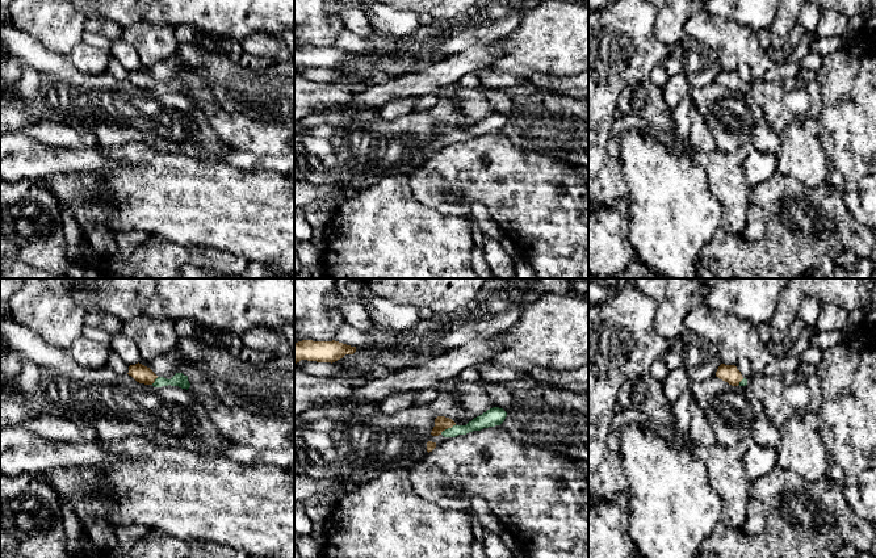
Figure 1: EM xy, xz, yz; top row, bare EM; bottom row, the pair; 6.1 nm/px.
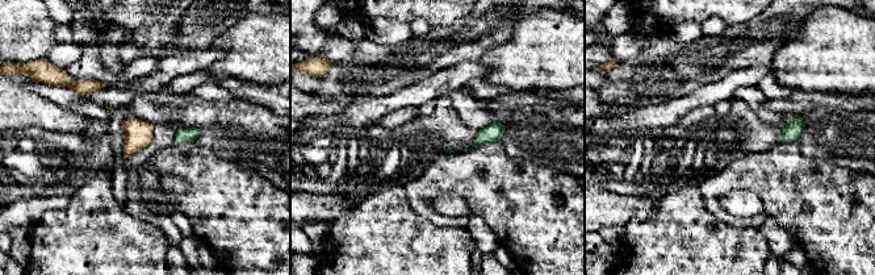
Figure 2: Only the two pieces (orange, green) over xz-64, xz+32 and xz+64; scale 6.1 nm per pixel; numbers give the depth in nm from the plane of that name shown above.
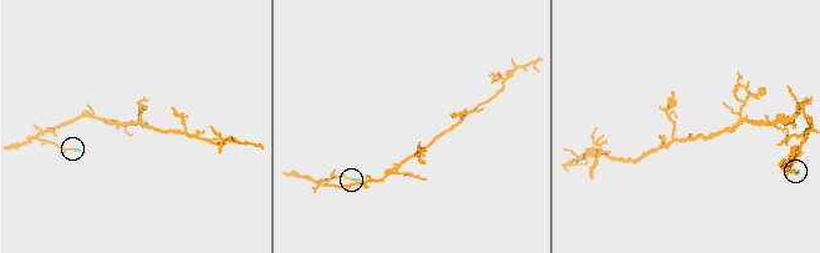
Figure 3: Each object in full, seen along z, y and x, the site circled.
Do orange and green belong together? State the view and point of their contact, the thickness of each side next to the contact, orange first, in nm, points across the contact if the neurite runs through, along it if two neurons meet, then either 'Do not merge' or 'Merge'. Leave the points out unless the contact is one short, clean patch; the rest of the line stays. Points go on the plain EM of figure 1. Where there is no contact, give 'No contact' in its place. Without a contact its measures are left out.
Touches orange at xz (448, 133). Thickness 90 nm (orange) against 100 nm. Path across: xz (441, 129), (448, 133), (468, 134), (487, 125). Merge

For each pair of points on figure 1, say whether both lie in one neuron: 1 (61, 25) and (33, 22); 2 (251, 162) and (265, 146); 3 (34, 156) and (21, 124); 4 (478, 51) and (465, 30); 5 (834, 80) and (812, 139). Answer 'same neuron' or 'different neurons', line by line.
1: same neuron
2: different neurons
3: different neurons
4: different neurons
5: different neurons

